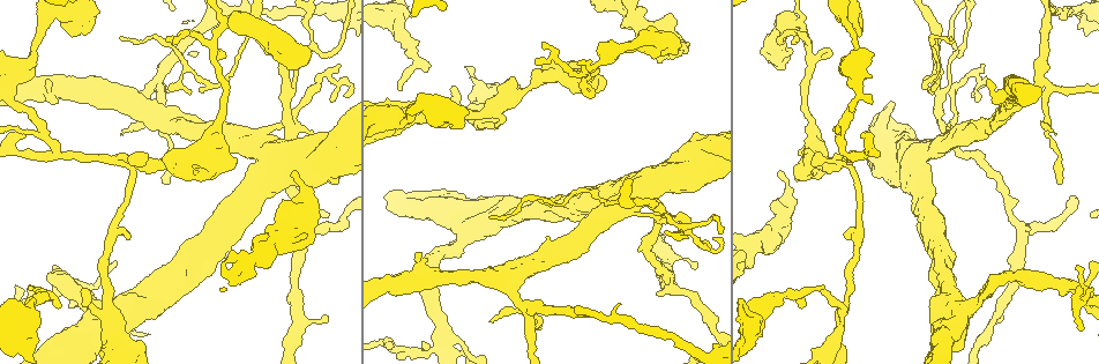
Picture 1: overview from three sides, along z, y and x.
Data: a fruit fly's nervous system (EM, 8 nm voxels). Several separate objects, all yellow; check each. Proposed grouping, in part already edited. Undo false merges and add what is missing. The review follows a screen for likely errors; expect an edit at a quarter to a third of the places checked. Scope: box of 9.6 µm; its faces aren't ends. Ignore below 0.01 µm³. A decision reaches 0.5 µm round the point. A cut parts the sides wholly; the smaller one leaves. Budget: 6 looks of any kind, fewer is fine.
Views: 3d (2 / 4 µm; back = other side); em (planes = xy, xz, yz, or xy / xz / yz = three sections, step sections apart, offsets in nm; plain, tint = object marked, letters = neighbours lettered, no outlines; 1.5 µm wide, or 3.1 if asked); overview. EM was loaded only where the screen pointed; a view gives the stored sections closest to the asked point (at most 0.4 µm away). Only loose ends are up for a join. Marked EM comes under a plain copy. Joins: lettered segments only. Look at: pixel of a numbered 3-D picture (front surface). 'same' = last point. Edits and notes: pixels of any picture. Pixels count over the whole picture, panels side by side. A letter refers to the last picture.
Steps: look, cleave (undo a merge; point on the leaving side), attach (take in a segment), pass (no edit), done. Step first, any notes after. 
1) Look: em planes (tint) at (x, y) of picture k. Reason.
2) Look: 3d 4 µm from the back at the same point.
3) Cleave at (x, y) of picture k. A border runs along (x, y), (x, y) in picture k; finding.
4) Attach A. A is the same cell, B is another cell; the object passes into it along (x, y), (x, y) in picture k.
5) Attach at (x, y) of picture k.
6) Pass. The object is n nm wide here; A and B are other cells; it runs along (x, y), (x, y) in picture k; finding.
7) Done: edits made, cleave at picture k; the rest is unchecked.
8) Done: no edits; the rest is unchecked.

Look: em planes (letters) at (168, 184) of picture 1. An open end.

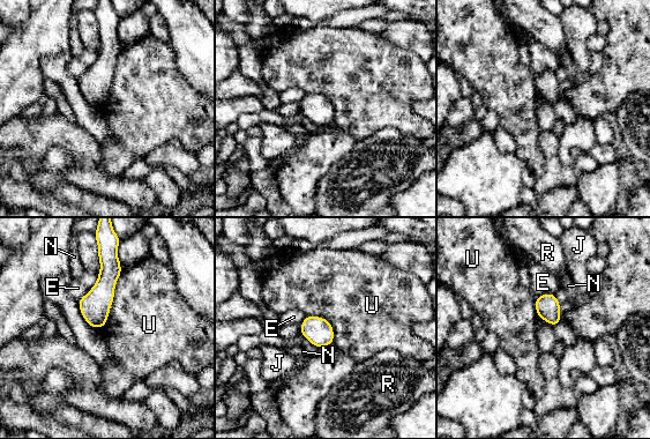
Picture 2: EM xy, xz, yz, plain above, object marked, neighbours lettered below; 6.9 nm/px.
Pass. The object is 130 nm wide here; E, J, N, R and U are other cells; a border runs along (121, 273), (102, 327) in picture 2; none of them fits.

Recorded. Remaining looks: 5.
Look: em yz step 8 (letters) at (189, 91) of picture 1. Thin end.

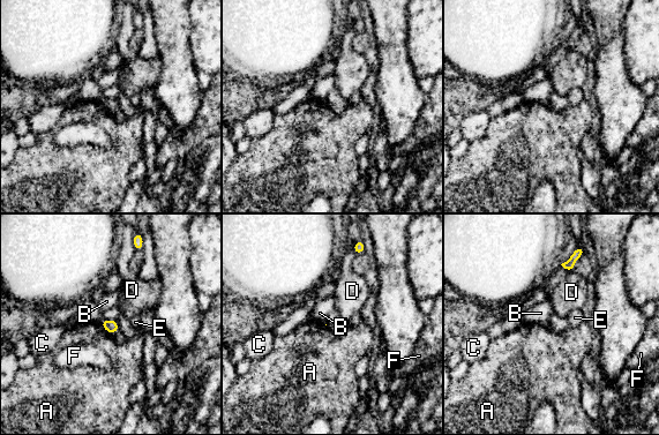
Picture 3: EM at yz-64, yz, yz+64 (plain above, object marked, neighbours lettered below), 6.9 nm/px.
Look: em planes (letters) at the same point. Cut it another way.

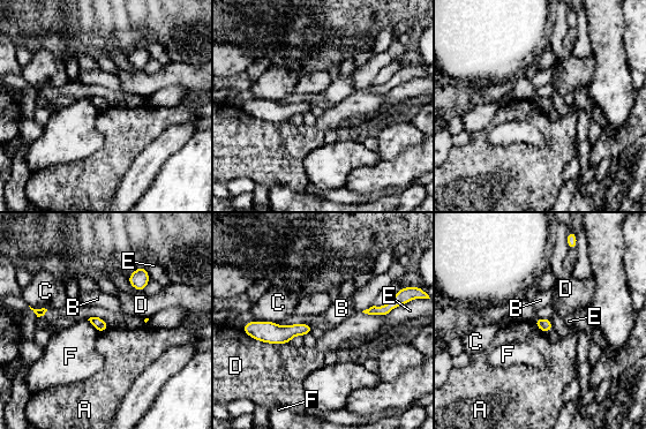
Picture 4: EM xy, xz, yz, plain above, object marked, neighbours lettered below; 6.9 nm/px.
Pass. A, B, C, D, E and F are other cells; a border runs along (533, 322), (546, 335) in picture 4; no lettered segment goes on from it.

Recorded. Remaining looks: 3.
Look: 3d 2 µm at (824, 286) of picture 1. Branch stops here.

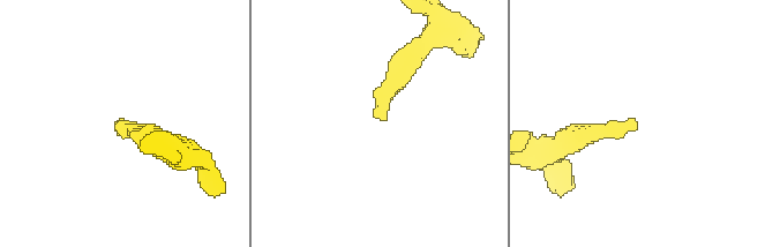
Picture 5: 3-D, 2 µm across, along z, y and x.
Look: em 3.1 µm yz step 8 (tint) at (374, 117) of picture 5. Now the EM.

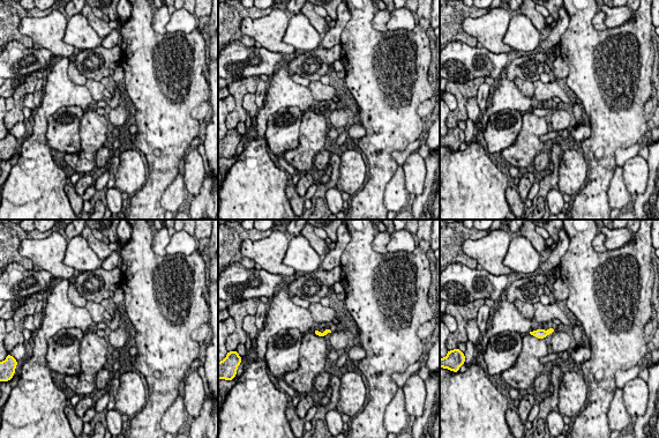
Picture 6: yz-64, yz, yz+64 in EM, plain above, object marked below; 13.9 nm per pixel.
Look: em 3.1 µm xz step 8 (letters) at the same point. Another direction.

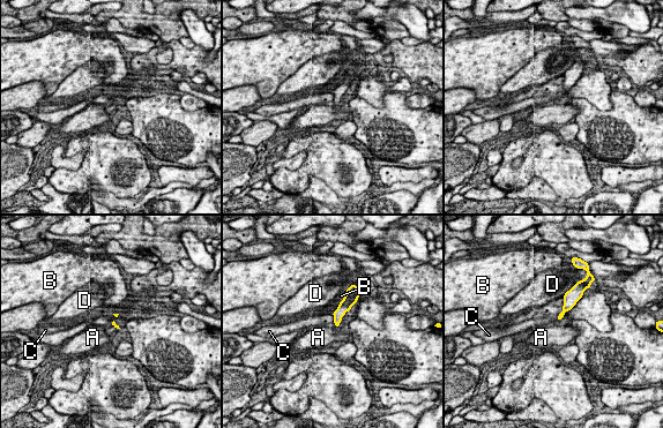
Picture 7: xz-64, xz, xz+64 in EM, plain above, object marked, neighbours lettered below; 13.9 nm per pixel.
Pass. A, B, C and D are other cells; a border runs along (335, 327), (339, 328) in picture 7; none of them fits.

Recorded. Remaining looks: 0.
Done: no edits; the rest is unchecked.

